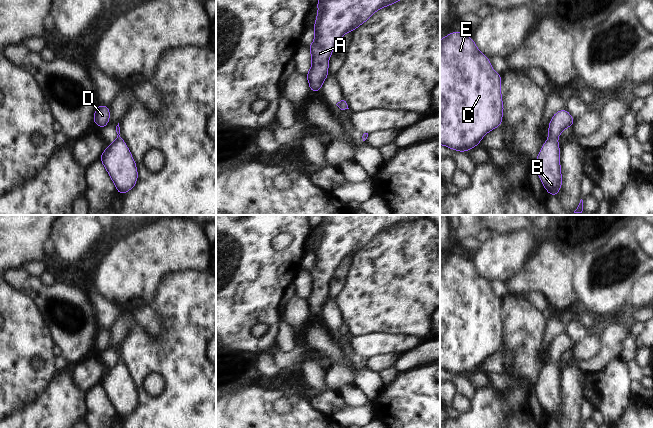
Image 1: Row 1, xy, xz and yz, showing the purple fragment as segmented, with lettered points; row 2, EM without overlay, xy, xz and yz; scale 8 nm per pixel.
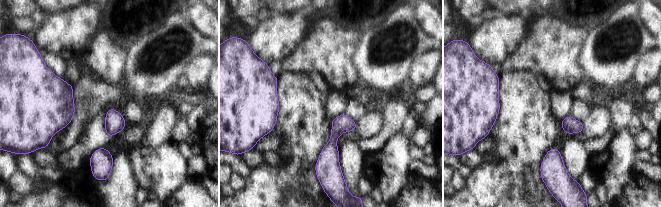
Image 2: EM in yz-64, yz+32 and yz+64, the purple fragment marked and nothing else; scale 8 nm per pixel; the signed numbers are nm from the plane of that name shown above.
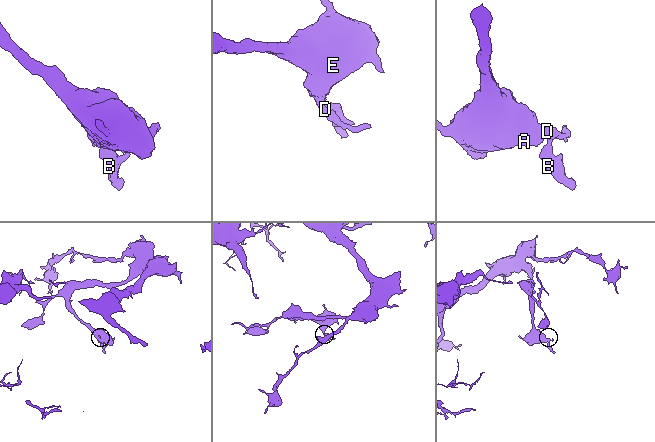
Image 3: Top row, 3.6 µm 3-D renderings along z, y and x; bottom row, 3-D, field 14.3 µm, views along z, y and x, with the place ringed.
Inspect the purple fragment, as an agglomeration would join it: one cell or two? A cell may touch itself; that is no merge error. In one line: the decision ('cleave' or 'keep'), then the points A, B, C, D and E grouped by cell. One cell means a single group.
keep | A B C D E

